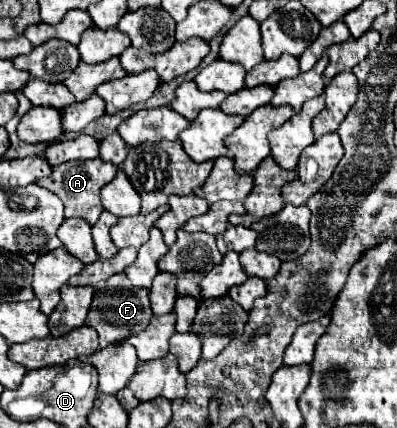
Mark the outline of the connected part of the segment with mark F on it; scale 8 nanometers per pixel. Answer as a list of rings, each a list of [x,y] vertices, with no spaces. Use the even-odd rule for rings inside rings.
[[[107,286],[105,290],[95,292],[93,306],[89,310],[85,324],[99,332],[99,346],[105,348],[113,342],[121,342],[121,340],[145,330],[151,316],[153,316],[153,312],[151,312],[147,290],[125,290],[125,288]]]

